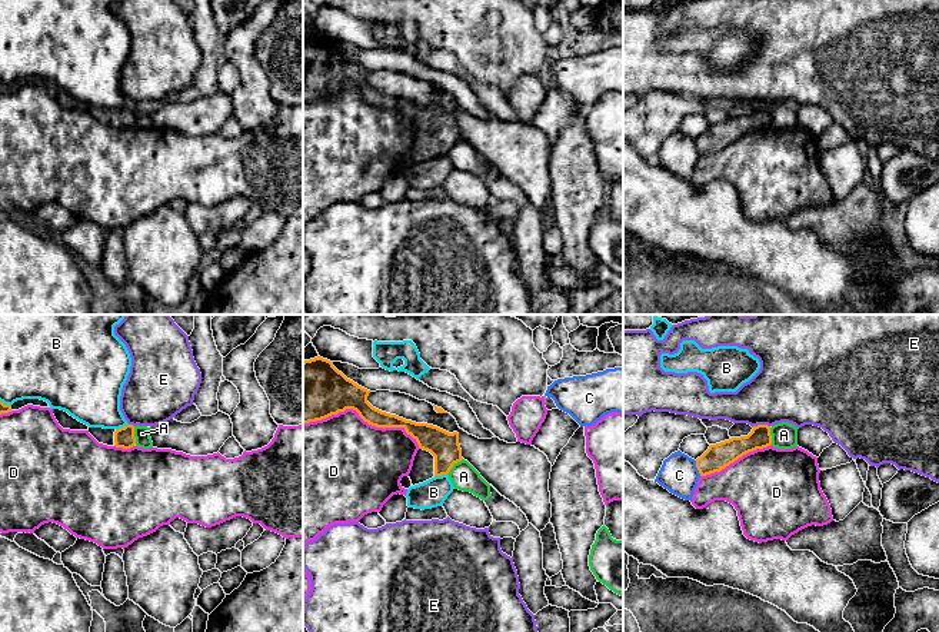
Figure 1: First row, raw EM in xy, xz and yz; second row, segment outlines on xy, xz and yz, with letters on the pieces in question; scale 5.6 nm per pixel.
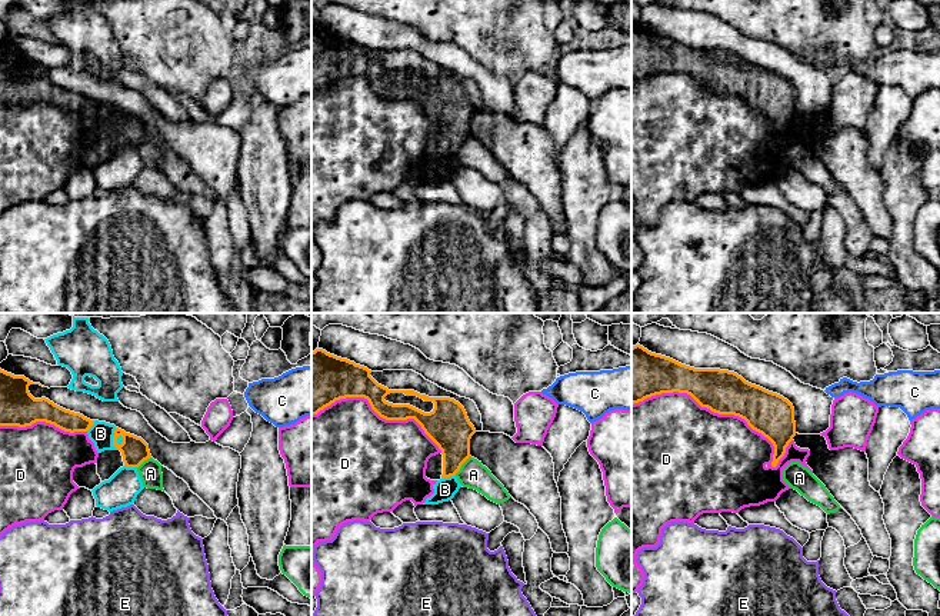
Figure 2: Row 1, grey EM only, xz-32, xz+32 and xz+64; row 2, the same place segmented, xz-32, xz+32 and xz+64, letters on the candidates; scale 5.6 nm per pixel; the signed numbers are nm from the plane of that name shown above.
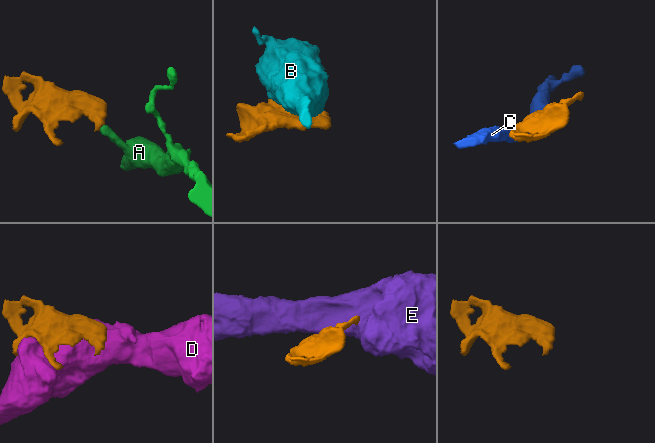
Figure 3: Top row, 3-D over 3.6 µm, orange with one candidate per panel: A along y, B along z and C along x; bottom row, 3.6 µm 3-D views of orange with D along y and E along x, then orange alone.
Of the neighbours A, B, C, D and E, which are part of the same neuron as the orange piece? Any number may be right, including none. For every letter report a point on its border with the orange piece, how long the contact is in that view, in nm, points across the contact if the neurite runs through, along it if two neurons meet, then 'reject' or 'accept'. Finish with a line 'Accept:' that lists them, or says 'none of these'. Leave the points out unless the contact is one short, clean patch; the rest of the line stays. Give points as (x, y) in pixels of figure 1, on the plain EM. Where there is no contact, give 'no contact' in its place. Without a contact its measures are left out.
A: contact xz (453, 143); length 130 nm; border xz (462, 137), (446, 153); reject
B: contact xy (122, 107); length 80 nm; reject
C: contact yz (696, 146); length 90 nm; reject
D: contact xz (363, 99); length 700 nm; reject
E: contact yz (761, 105); length 100 nm; border yz (769, 105), (752, 106); reject
Accept: none of these

